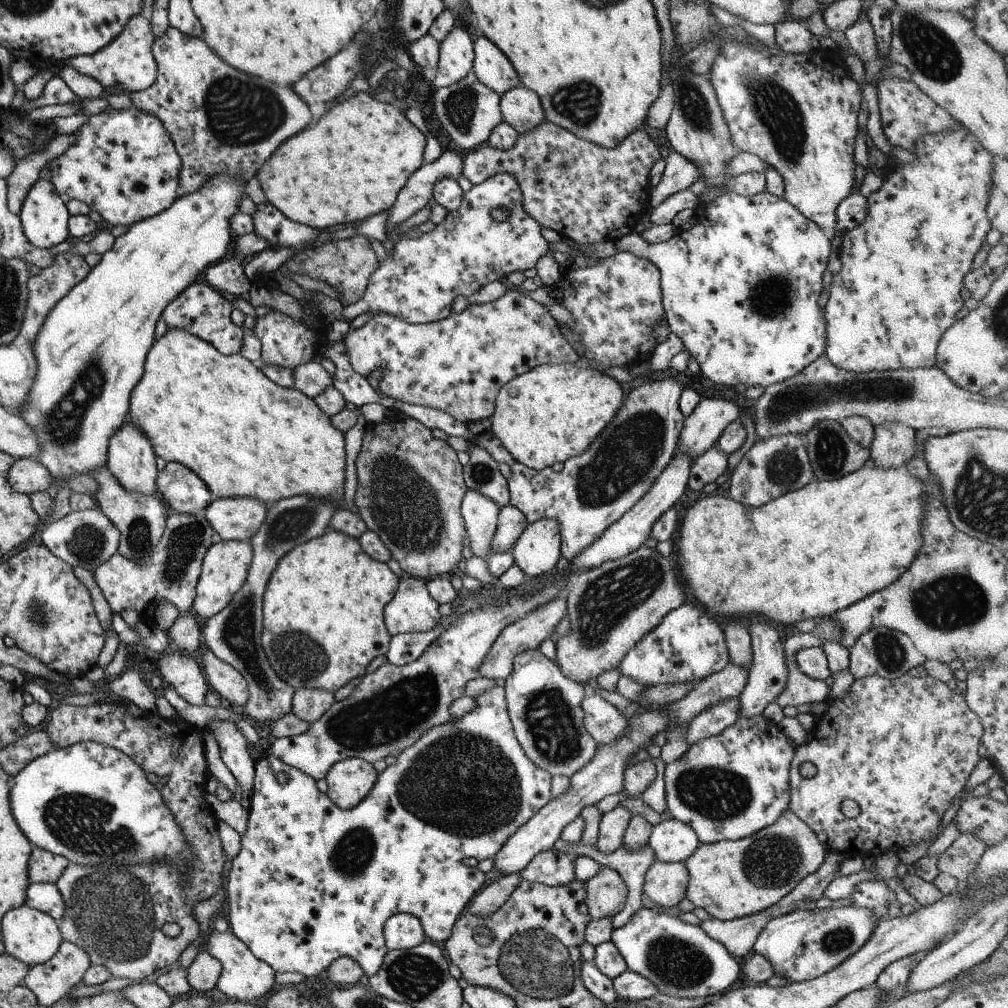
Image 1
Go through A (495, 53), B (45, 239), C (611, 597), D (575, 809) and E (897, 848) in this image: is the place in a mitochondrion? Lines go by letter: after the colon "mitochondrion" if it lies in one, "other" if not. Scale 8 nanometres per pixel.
A: other
B: other
C: mitochondrion
D: other
E: other

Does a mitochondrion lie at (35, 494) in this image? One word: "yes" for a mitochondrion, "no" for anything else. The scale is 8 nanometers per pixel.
no

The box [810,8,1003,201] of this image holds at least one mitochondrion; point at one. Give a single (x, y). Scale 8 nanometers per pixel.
(931, 51)

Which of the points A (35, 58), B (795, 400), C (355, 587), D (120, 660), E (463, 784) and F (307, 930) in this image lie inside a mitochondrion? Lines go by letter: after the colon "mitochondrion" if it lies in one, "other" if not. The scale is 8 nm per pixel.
A: other
B: mitochondrion
C: other
D: other
E: mitochondrion
F: other

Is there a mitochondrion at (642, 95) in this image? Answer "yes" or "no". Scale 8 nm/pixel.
no

